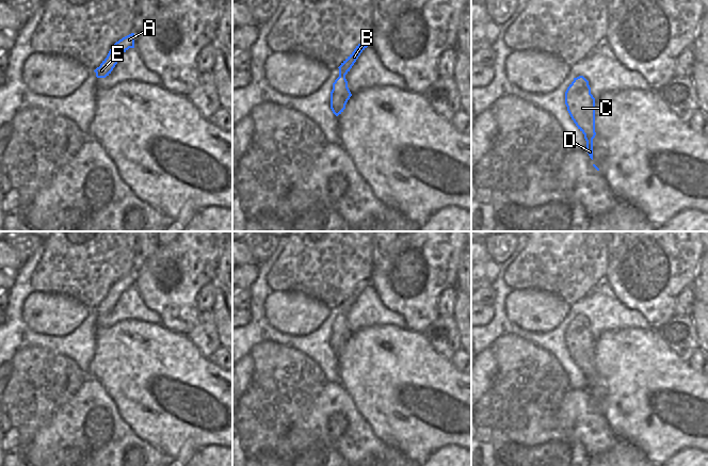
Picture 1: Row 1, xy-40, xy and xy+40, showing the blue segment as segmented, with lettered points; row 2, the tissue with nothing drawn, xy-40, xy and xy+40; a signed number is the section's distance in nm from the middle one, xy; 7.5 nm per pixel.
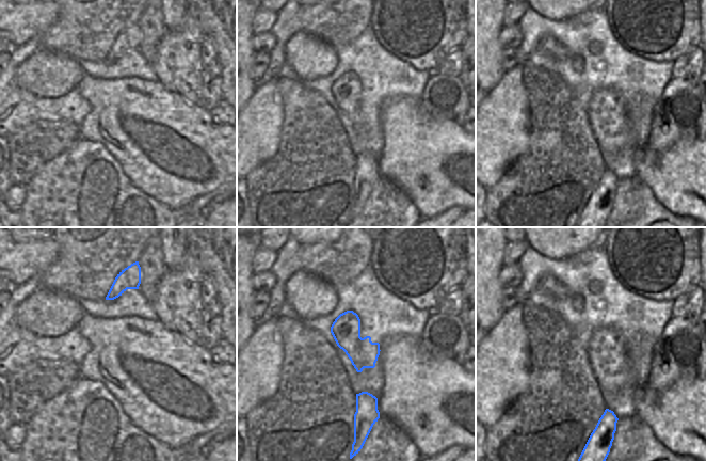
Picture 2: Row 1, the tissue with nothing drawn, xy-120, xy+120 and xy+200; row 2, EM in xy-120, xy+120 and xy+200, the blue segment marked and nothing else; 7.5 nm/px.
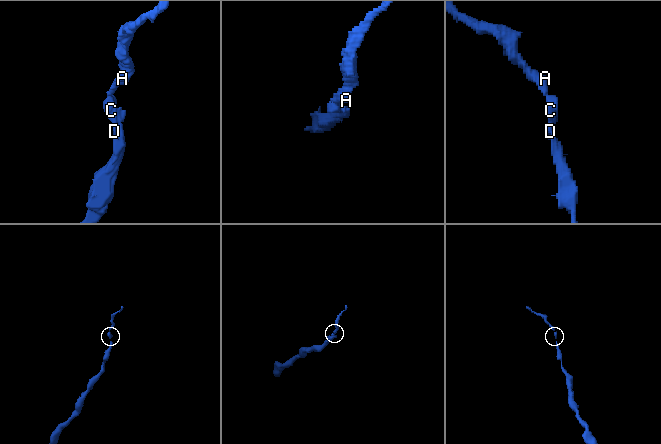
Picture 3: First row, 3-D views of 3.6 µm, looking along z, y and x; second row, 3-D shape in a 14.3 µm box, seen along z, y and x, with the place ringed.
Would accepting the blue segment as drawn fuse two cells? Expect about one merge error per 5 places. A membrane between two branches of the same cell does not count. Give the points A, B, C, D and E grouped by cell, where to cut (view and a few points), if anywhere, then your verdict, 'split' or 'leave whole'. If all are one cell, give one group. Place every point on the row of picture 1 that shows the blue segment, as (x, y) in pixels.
A B C D E | no cut | leave whole

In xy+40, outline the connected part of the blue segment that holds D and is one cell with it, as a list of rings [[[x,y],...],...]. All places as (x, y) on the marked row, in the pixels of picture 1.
[[[583,76],[574,78],[574,81],[567,87],[565,105],[572,119],[584,134],[586,151],[593,160],[593,139],[596,135],[595,98],[591,94],[589,81]]]

